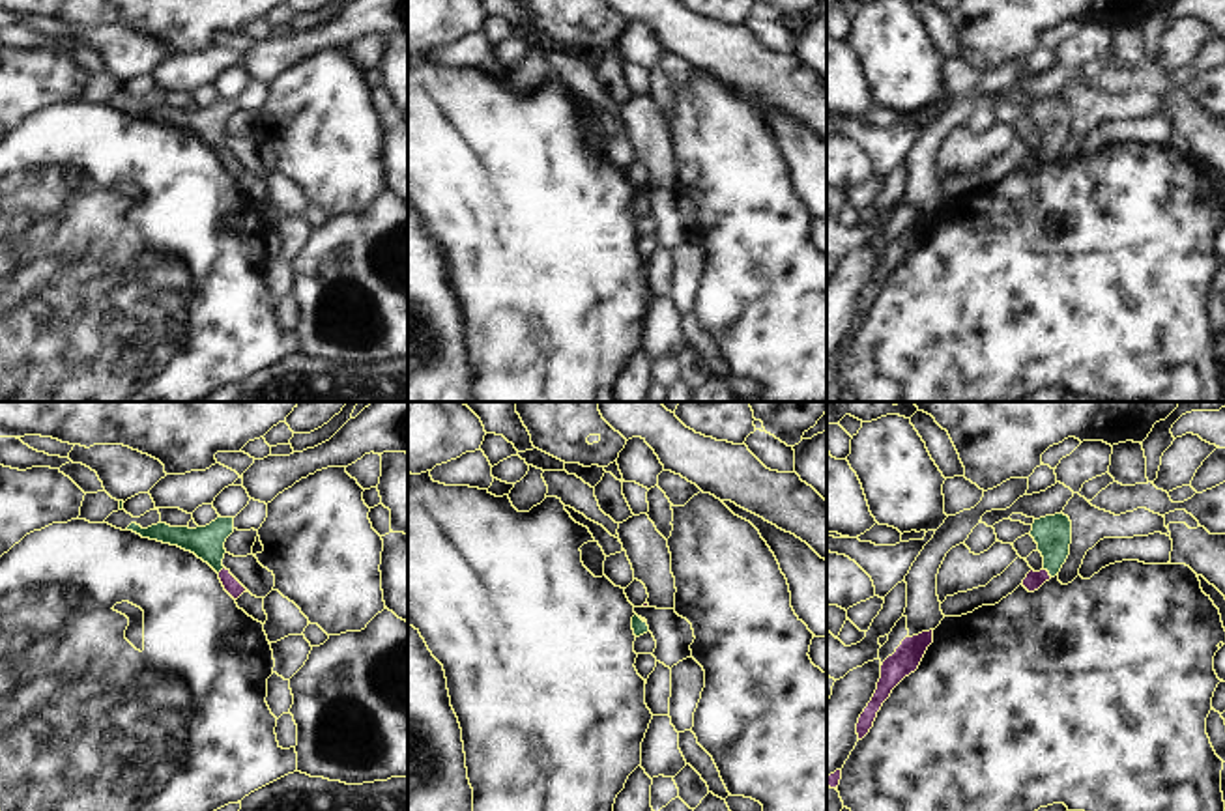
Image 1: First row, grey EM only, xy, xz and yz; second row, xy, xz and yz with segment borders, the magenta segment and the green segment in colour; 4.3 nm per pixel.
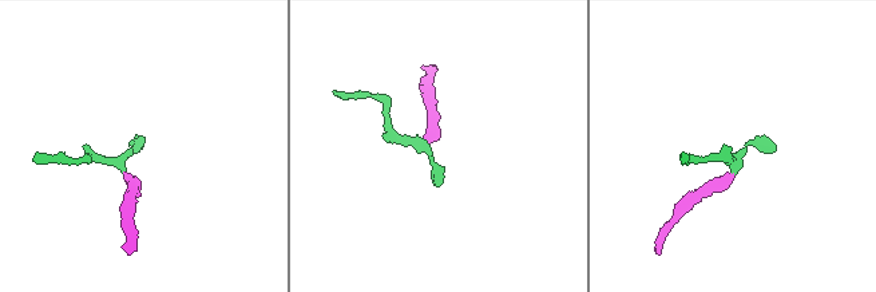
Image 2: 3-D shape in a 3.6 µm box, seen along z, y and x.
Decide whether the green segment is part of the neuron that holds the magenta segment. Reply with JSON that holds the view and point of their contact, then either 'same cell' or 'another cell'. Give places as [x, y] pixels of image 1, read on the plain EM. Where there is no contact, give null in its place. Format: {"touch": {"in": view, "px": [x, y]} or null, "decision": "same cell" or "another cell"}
{"touch": {"in": "yz", "px": [1048, 154]}, "decision": "same cell"}

